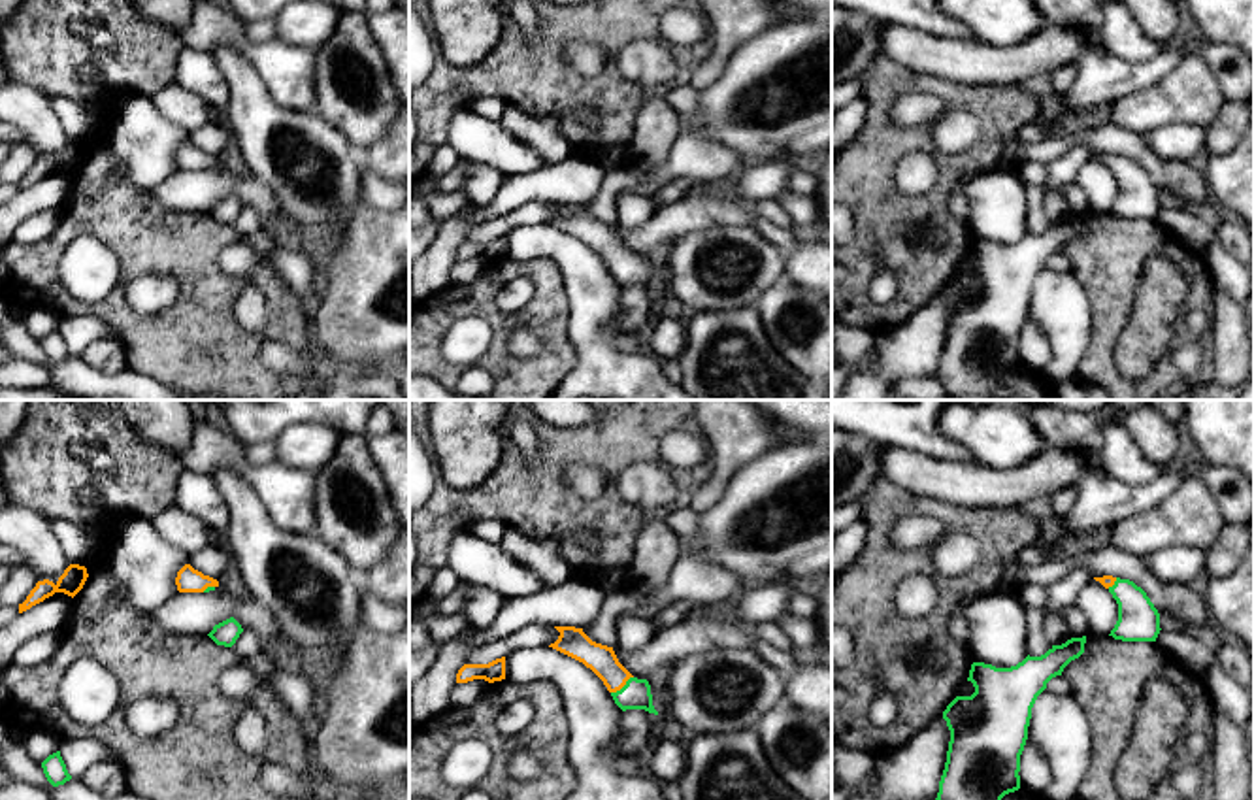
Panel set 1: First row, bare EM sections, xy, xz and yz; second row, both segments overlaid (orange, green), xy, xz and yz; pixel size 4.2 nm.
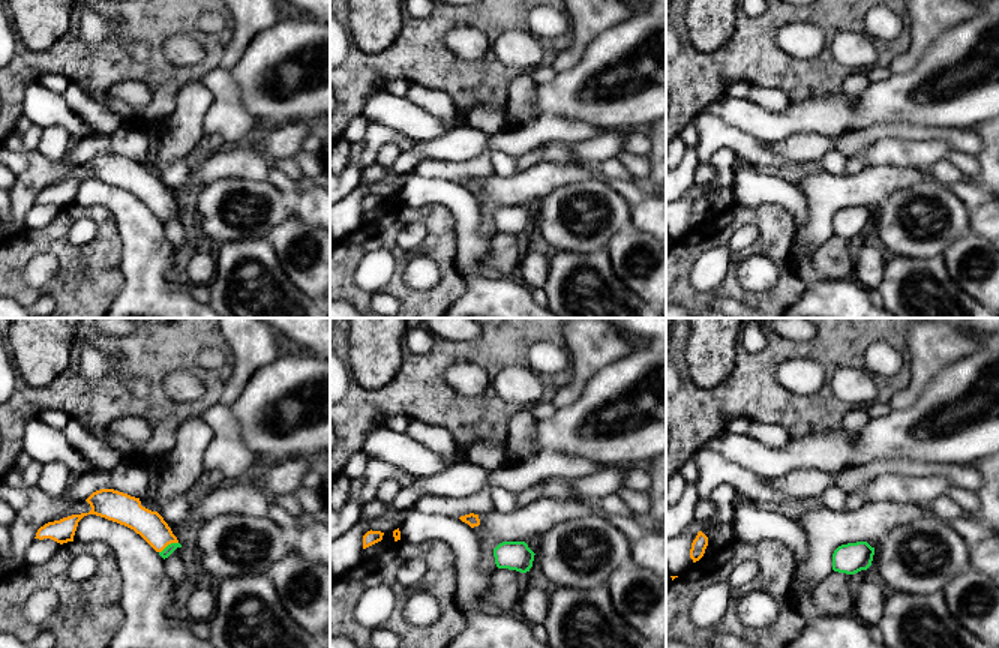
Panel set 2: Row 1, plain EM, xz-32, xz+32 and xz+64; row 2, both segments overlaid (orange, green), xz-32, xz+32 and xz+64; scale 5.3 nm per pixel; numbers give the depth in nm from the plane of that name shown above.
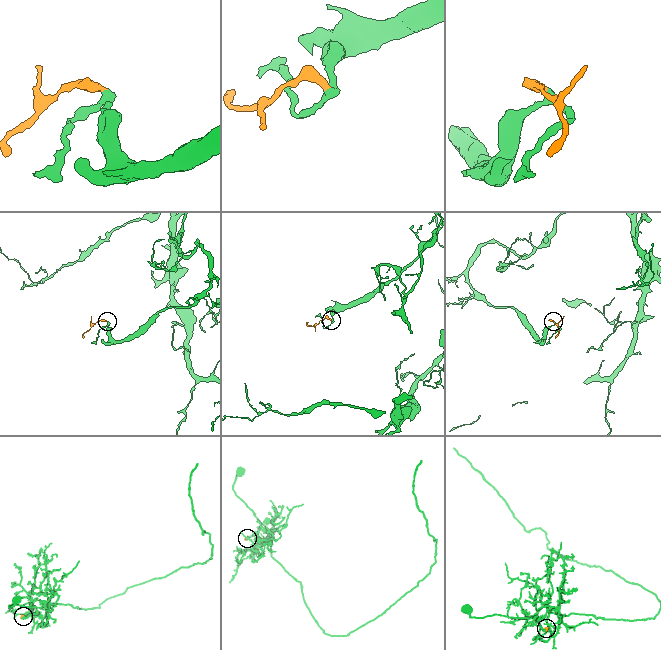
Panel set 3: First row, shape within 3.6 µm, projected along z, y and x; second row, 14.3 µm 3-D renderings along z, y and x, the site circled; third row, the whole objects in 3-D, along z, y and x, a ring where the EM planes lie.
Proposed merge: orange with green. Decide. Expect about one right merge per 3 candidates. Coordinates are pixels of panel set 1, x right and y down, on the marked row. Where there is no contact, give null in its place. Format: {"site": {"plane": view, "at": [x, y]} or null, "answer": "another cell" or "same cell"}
{"site": {"plane": "xz", "at": [621, 687]}, "answer": "same cell"}

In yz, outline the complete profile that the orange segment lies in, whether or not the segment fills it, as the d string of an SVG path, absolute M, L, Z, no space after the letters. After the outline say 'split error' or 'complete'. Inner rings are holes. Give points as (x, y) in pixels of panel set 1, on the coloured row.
M1113 575L1094 577L1118 604L1118 621L1109 636L1122 642L1156 642L1160 613L1147 592L1130 579Z | split error

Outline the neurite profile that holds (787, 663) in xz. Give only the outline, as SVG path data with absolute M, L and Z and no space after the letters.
M754 642L752 647L767 664L777 668L786 679L794 675L801 664L796 651L781 651L766 642Z

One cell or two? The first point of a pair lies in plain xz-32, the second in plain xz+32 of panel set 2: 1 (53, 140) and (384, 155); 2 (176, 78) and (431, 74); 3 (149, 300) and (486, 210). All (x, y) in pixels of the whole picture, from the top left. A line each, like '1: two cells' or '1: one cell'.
1: one cell
2: one cell
3: two cells

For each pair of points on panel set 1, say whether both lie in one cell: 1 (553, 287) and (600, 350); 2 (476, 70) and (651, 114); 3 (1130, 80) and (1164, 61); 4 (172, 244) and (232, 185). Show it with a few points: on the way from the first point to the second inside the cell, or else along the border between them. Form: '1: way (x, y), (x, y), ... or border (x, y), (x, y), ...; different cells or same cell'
1: border (559, 266), (568, 302), (568, 340), (576, 353); different cells
2: border (662, 97), (651, 97), (640, 106), (628, 146); different cells
3: way (1138, 74), (1156, 68); same cell
4: border (163, 206), (206, 212); different cells

